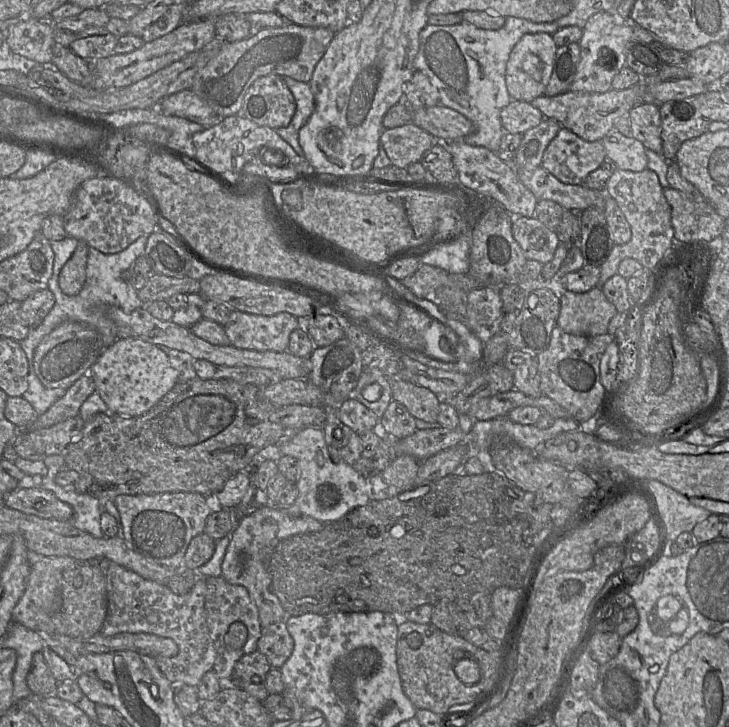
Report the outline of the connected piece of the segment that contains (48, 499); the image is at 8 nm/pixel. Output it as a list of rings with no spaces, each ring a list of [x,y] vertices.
[[[19,486],[8,493],[2,502],[10,508],[44,519],[69,521],[73,515],[70,505],[41,486]]]

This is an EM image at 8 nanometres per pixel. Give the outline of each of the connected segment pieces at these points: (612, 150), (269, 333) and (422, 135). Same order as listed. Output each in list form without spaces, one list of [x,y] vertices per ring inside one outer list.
[[[612,128],[601,140],[606,158],[613,161],[618,169],[640,172],[647,168],[645,146],[632,136],[624,136]]]
[[[231,310],[229,320],[223,326],[231,346],[239,349],[275,352],[287,350],[291,332],[299,327],[299,319],[287,312],[264,316],[239,310]]]
[[[413,123],[385,129],[380,137],[391,163],[398,168],[406,168],[419,162],[422,155],[435,143],[435,138]]]

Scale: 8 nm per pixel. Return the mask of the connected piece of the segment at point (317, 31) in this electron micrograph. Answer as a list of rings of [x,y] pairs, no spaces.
[[[295,23],[256,30],[244,40],[225,42],[218,54],[196,74],[190,89],[220,116],[240,114],[247,90],[262,76],[277,74],[310,83],[317,63],[335,34],[325,27]]]

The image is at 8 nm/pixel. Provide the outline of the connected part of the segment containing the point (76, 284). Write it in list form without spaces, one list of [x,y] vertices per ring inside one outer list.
[[[80,240],[72,256],[61,269],[59,286],[61,291],[68,296],[77,295],[83,288],[86,280],[88,248],[88,244]]]

